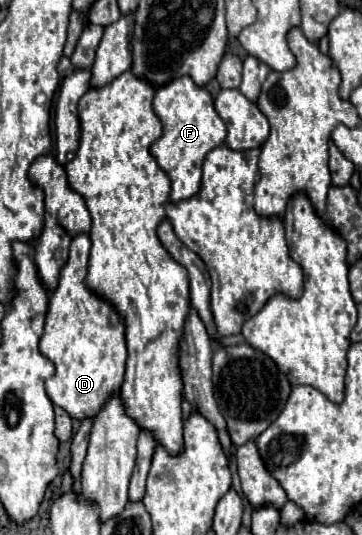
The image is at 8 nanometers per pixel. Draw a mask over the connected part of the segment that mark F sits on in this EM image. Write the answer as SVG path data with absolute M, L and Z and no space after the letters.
M181 76L171 80L169 84L157 88L153 110L163 124L163 136L151 146L151 154L157 158L157 164L171 178L171 200L177 202L181 198L191 198L199 190L201 182L201 166L213 148L221 146L227 136L225 122L215 112L213 96L197 86L189 76Z

